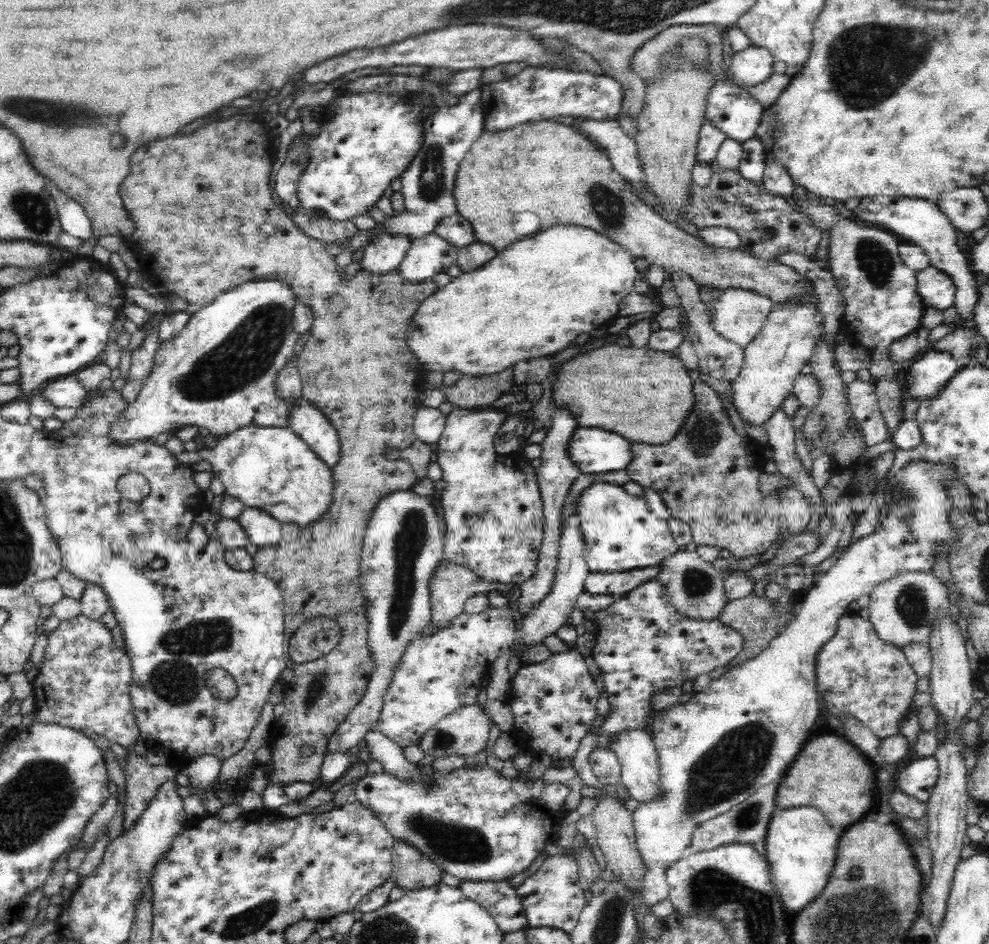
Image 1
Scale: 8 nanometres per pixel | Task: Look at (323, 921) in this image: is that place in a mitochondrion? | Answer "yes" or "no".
no

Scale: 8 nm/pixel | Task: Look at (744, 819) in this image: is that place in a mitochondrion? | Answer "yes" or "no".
yes

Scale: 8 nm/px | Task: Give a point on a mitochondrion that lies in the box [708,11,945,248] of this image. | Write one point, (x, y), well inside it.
(863, 71)

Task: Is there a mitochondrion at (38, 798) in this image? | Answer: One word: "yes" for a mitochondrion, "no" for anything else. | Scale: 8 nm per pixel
yes

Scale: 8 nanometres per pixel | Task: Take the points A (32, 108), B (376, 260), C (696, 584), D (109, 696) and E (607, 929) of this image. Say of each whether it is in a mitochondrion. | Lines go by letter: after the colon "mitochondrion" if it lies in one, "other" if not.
A: mitochondrion
B: other
C: mitochondrion
D: mitochondrion
E: mitochondrion

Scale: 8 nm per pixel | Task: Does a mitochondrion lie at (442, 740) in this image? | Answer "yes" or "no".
yes

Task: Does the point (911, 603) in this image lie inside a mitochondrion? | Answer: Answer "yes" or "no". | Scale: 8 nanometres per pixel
yes

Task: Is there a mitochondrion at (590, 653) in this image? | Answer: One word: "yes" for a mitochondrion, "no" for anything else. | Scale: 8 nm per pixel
no

